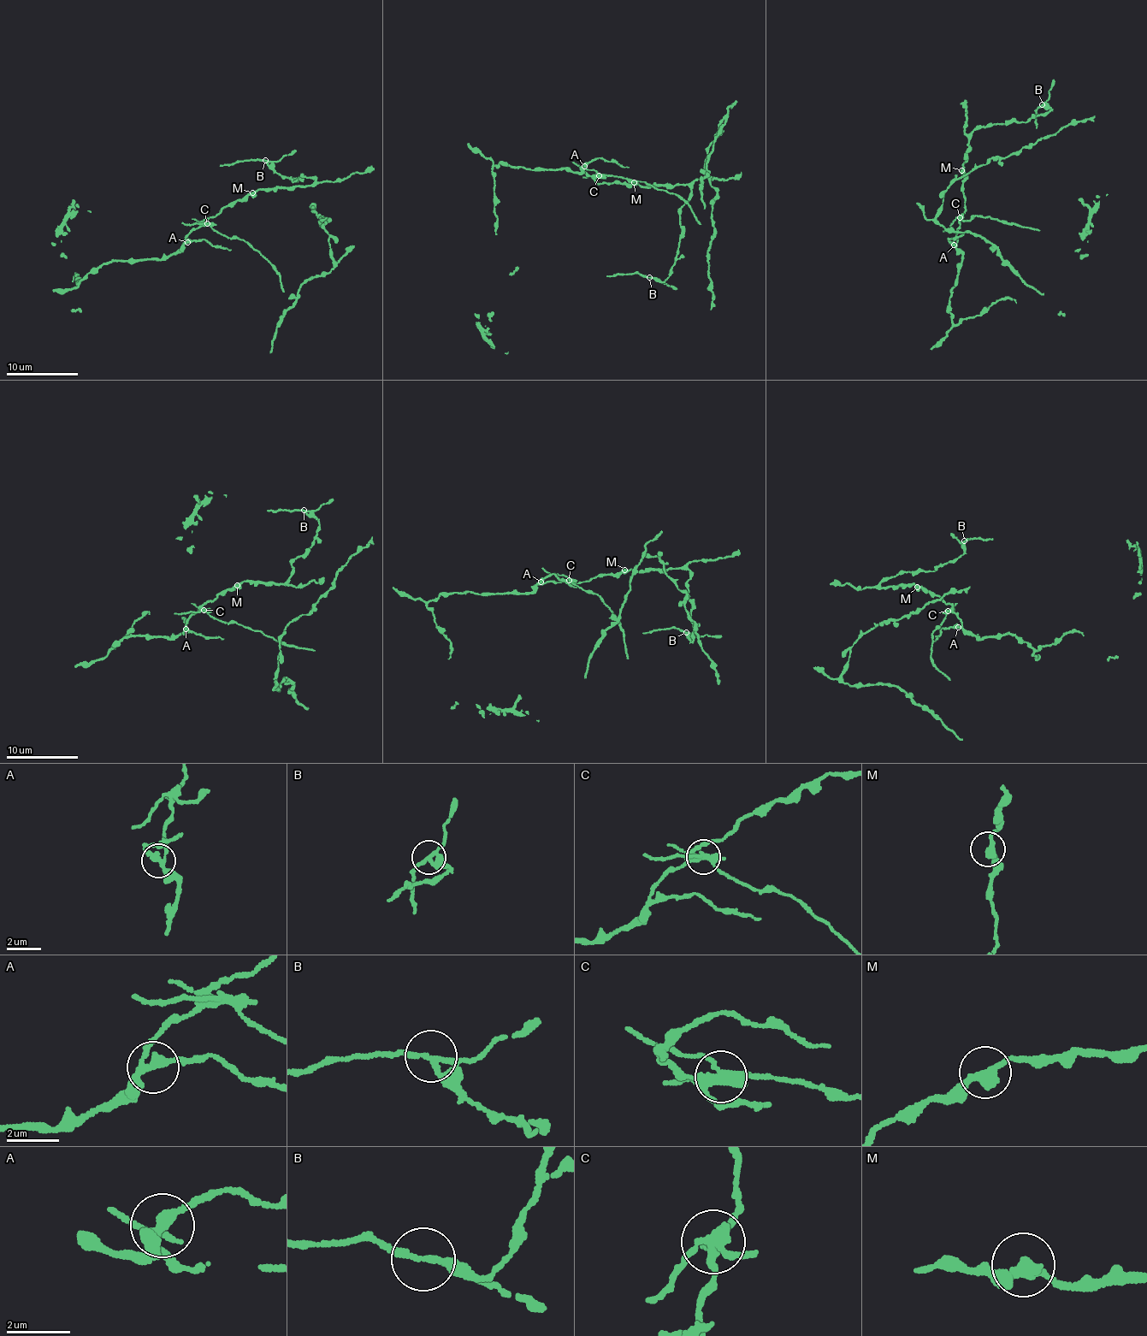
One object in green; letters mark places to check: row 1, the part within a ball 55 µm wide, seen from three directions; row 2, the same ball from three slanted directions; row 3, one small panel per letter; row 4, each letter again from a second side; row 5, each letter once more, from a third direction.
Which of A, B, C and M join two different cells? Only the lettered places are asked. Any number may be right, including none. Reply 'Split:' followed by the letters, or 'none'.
Split: B, C

